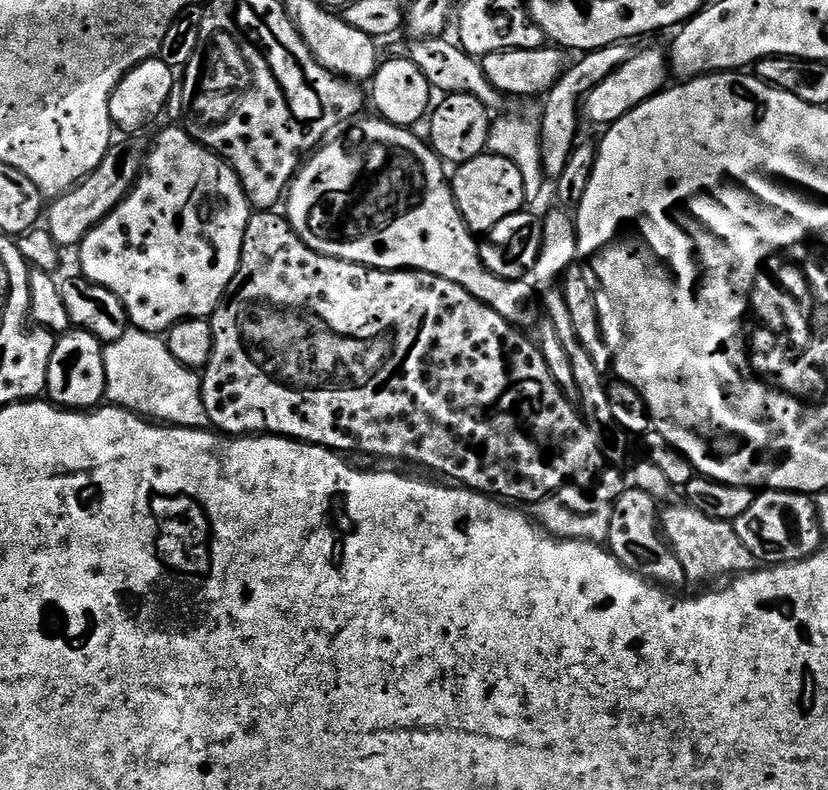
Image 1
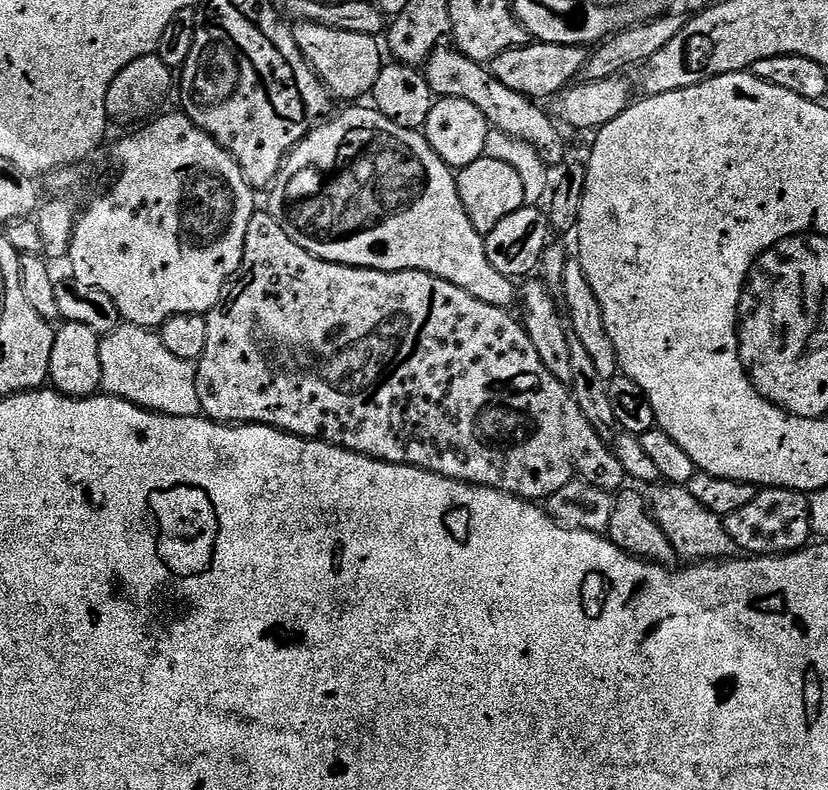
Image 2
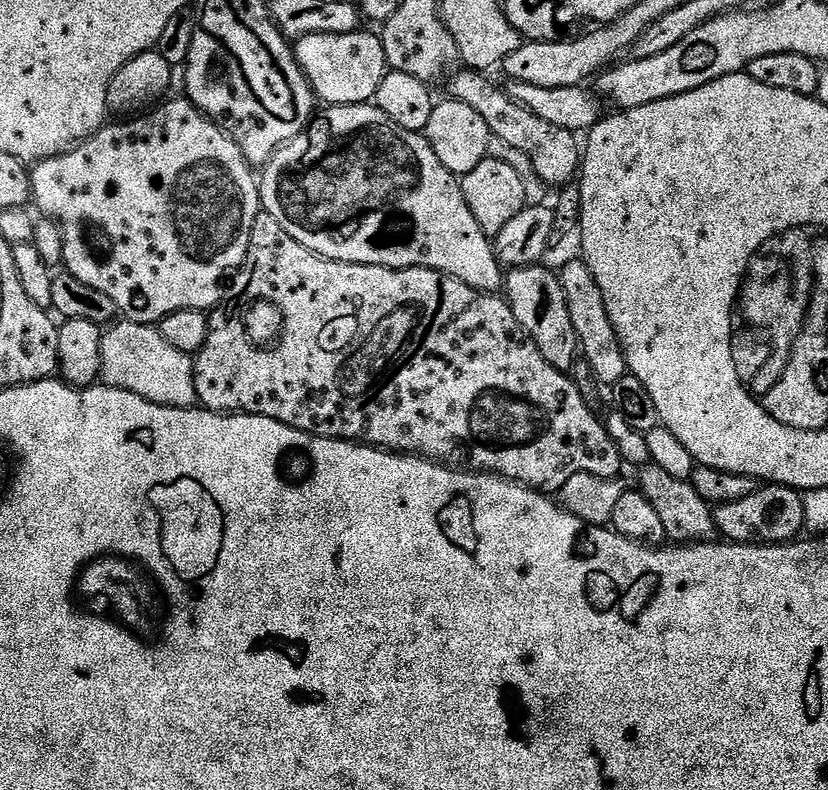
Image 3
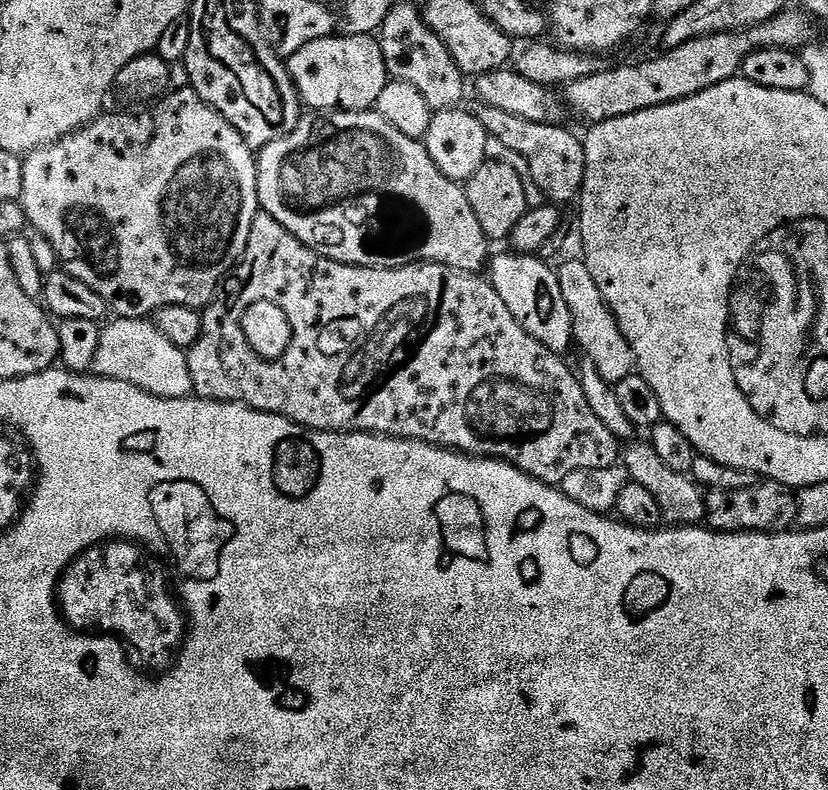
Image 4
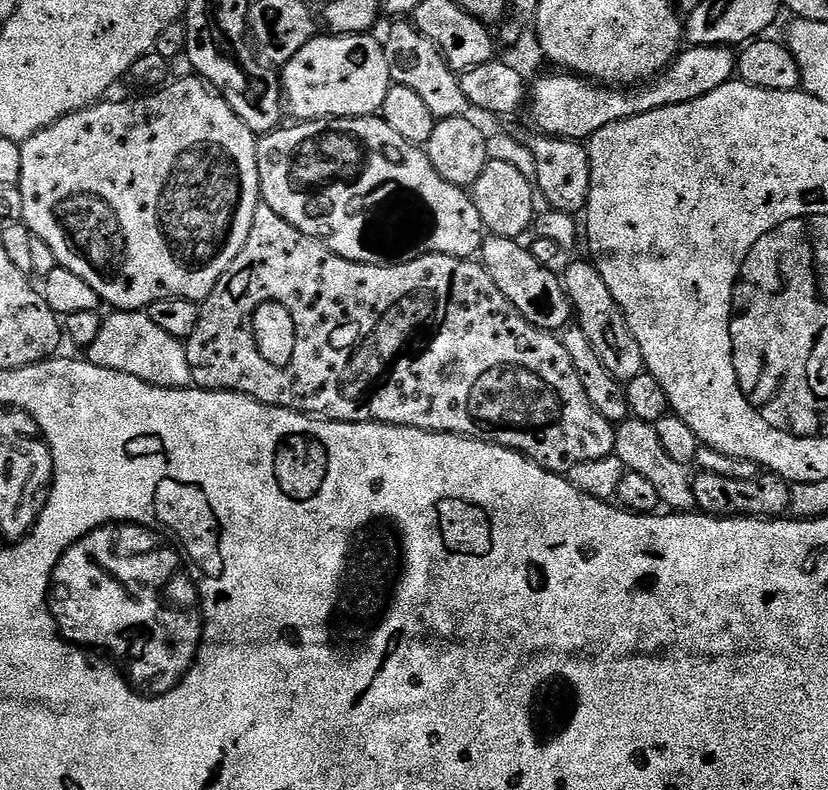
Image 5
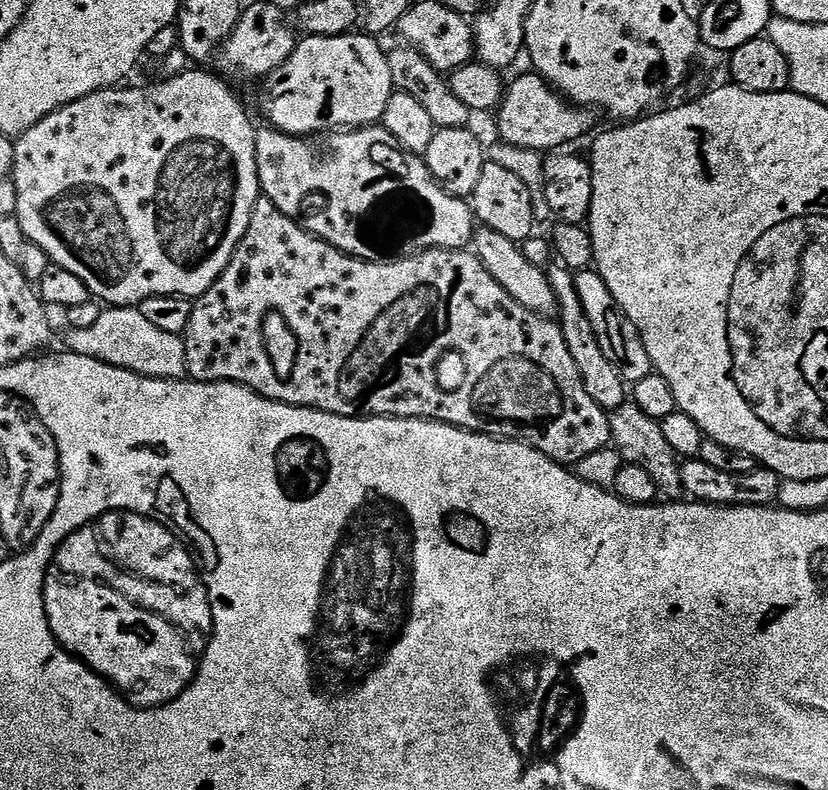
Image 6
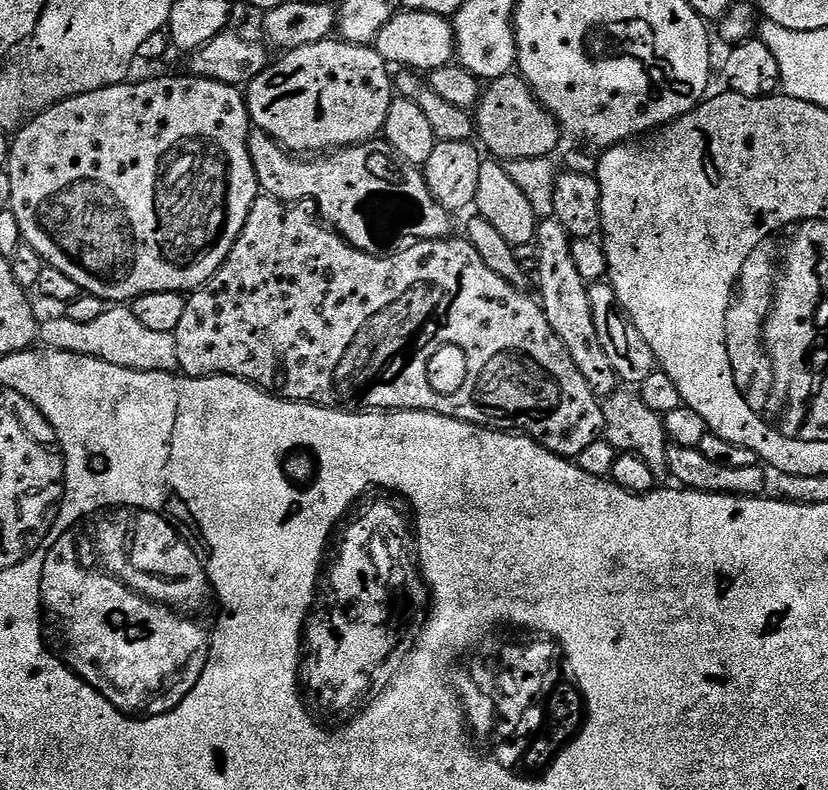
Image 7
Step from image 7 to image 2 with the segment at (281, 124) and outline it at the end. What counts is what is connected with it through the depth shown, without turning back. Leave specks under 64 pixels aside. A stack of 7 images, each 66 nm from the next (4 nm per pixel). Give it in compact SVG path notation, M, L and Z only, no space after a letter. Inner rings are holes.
M307 22L297 23L292 37L294 42L298 42L302 54L308 59L309 64L316 71L316 75L319 76L320 81L323 82L333 97L341 96L342 99L348 100L344 102L356 102L359 101L356 100L359 96L367 97L371 93L372 87L378 82L378 74L382 67L382 59L380 60L382 44L377 37L366 34L350 34L346 30L334 30L321 24L309 24Z

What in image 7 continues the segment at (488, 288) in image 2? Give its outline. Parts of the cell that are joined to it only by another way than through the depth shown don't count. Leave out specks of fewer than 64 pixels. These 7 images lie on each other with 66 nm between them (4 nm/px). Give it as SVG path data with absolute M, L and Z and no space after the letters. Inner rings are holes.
M252 130L248 133L248 149L252 165L256 167L257 185L267 195L289 202L313 200L319 219L366 254L390 256L393 252L410 250L410 246L418 246L418 242L423 240L443 240L451 233L448 231L452 228L453 217L434 198L424 180L423 171L417 165L400 159L383 139L366 140L363 144L329 150L315 158L301 158L289 152L283 144L277 144L264 132Z

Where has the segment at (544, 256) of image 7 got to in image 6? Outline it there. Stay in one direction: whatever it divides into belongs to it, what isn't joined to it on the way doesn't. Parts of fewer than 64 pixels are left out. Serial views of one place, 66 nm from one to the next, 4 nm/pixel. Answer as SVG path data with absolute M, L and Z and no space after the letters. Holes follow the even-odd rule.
M552 266L547 269L550 286L554 286L554 294L558 298L558 323L562 334L566 338L566 346L574 358L574 366L578 366L578 374L582 374L582 386L586 386L586 394L598 402L598 406L605 410L615 410L623 406L629 399L630 388L624 383L622 374L606 358L602 346L598 346L598 338L594 338L594 330L590 327L590 320L586 318L586 310L582 310L582 302L578 302L576 277L567 267Z

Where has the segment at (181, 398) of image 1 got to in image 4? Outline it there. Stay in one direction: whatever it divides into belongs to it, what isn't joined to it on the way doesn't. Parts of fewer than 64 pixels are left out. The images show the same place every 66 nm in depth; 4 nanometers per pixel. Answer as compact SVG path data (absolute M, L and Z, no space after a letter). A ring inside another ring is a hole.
M113 319L113 324L105 323L100 330L98 354L94 354L91 371L98 376L109 376L111 380L130 382L150 394L160 398L182 398L193 395L188 353L174 346L162 330L156 328L151 319Z

